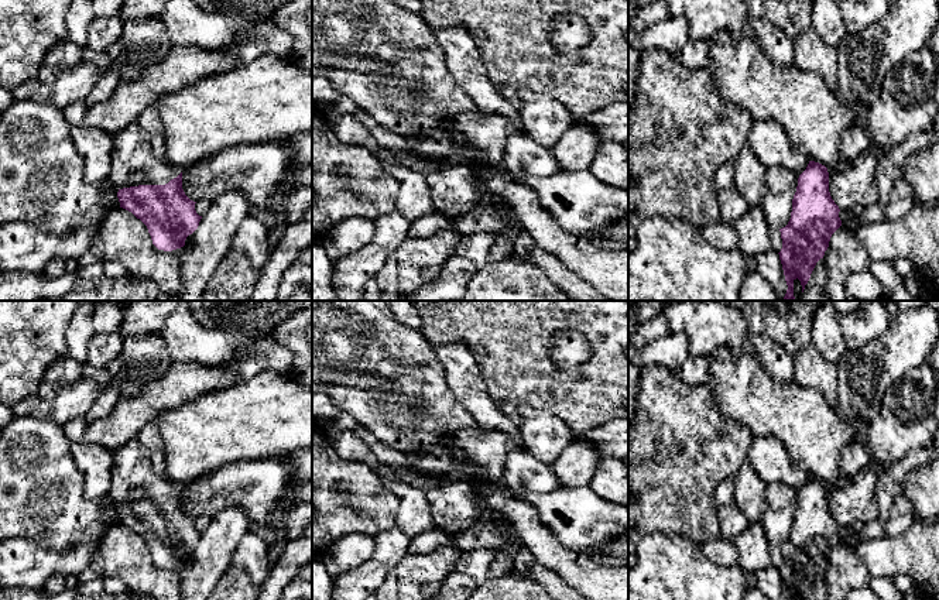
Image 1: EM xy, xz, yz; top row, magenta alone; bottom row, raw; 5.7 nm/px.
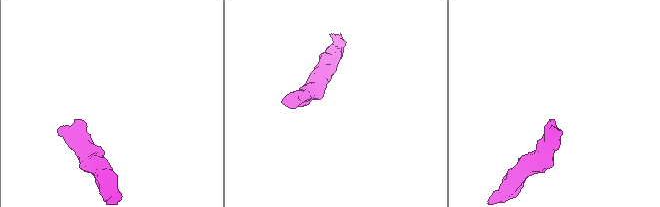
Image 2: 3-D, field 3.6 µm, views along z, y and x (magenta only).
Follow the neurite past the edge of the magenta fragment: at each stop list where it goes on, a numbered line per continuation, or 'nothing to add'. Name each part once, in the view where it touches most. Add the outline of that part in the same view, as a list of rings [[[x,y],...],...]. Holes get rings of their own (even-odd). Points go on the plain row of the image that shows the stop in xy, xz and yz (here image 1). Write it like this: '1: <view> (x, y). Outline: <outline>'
1: xy (133, 479). Outline: [[[137,439],[114,452],[110,494],[117,505],[138,501],[165,501],[184,486],[168,474],[154,472],[151,452]]]

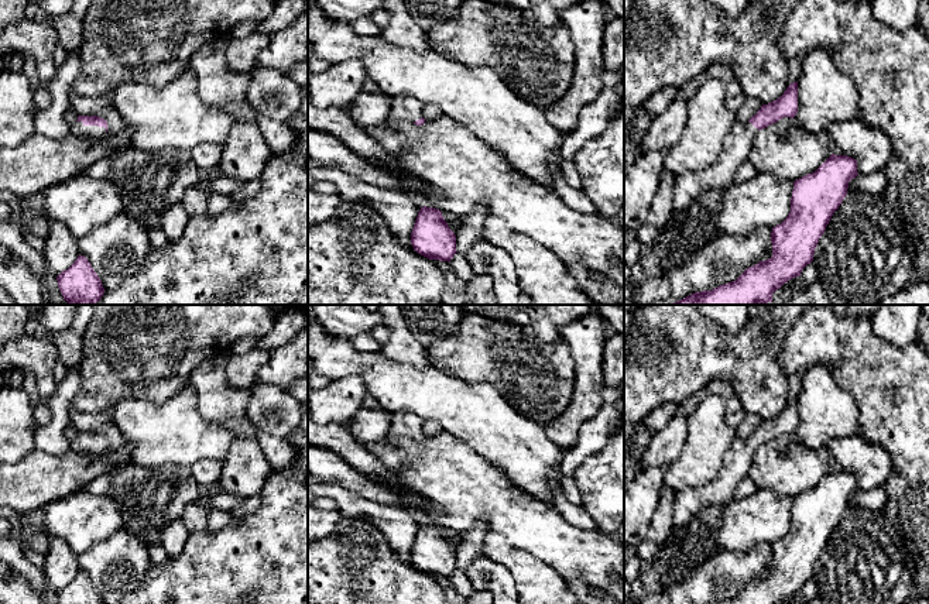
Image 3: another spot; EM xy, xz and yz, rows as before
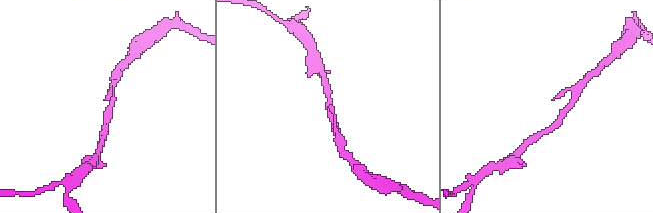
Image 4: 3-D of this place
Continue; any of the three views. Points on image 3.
1: xy (86, 448). Outline: [[[82,437],[72,439],[71,449],[89,456],[100,456],[107,450],[104,443],[85,442]]]

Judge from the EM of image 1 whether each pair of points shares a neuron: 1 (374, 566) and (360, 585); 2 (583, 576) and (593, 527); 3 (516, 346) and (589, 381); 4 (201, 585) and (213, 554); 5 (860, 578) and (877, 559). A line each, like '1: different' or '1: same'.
1: same
2: different
3: same
4: same
5: different

